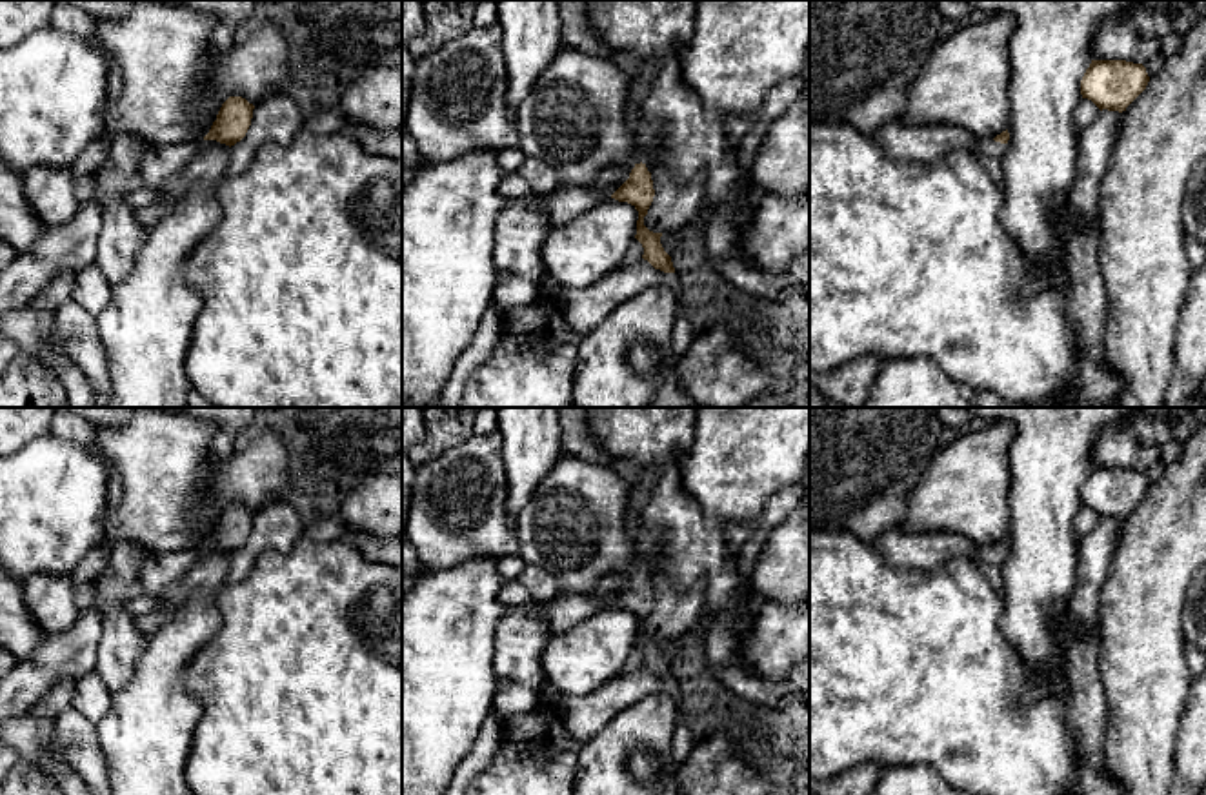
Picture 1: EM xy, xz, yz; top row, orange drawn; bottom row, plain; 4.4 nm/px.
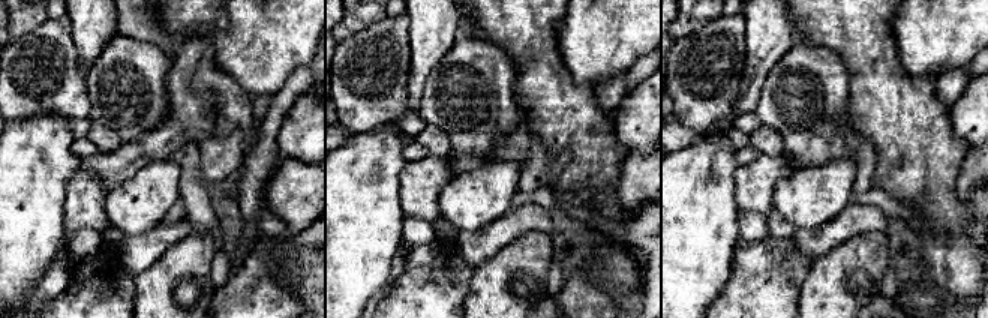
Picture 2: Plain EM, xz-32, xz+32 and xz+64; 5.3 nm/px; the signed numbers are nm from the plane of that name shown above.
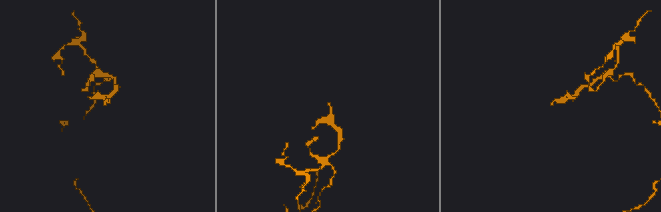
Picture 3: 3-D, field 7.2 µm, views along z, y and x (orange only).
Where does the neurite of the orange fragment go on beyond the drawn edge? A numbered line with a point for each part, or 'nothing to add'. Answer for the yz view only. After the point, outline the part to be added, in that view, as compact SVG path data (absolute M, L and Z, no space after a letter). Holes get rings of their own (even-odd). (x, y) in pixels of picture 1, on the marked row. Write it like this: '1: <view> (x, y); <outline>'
1: yz (914, 142); M893 118L882 124L873 135L877 146L889 156L935 164L953 149L966 149L973 155L988 151L1000 158L1006 144L982 140L964 127L951 124L906 124L902 118Z

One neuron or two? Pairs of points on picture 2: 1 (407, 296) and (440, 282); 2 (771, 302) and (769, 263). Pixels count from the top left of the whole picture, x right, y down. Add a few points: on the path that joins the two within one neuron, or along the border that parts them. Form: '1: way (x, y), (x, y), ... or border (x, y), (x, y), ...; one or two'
1: way (414, 296), (426, 296), (432, 290); one
2: way (769, 293), (769, 272); one

